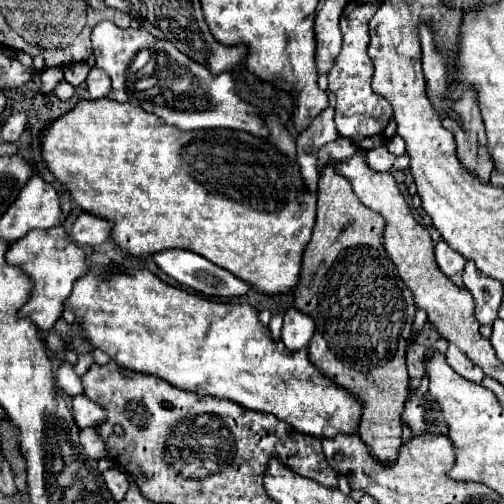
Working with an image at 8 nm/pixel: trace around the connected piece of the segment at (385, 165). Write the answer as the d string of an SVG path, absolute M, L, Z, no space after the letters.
M379 146L367 152L367 166L375 172L389 172L393 168L395 156L387 150L387 146Z

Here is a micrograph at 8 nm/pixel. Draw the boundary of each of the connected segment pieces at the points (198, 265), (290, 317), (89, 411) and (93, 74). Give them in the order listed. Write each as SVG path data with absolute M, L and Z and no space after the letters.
M189 250L155 252L153 262L179 284L189 286L205 296L233 298L245 294L251 288L231 272L211 264L203 256Z
M291 306L291 308L285 310L283 330L281 330L281 342L289 350L307 348L313 332L315 332L315 324L313 324L311 316L295 310L295 306Z
M83 394L73 398L73 416L75 416L75 422L79 428L101 426L103 420L107 418L103 408L99 404L93 404L93 400Z
M91 68L85 84L87 84L87 90L89 90L93 100L105 98L109 94L109 88L111 88L111 80L109 80L107 72L103 72L101 68Z

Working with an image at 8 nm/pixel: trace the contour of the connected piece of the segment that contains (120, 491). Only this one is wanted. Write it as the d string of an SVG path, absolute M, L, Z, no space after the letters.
M109 468L109 470L103 474L103 478L105 478L107 488L111 490L113 498L115 498L117 502L123 500L123 496L125 496L127 490L129 490L129 480L127 480L127 476L125 476L119 468Z

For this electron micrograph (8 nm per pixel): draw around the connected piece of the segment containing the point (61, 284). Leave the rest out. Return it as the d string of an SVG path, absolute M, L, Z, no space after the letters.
M51 228L51 230L33 230L29 236L17 240L7 250L7 262L19 266L33 278L33 292L29 302L21 308L21 316L31 318L41 330L51 330L55 322L63 316L63 304L69 298L73 284L77 278L89 272L85 252L69 238L65 228Z

